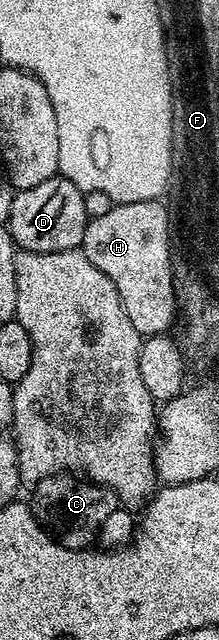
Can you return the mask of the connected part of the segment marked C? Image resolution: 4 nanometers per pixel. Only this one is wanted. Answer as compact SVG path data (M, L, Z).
M74 464L73 472L75 473L75 478L71 474L59 474L63 472L48 472L42 475L34 483L35 495L29 498L29 505L34 510L35 516L40 523L49 524L54 537L58 538L67 550L86 550L96 541L102 522L115 510L111 507L111 502L118 505L121 502L127 502L127 499L123 498L123 495L111 483L104 483L102 478L92 476L90 474L91 470L88 470L83 465Z

